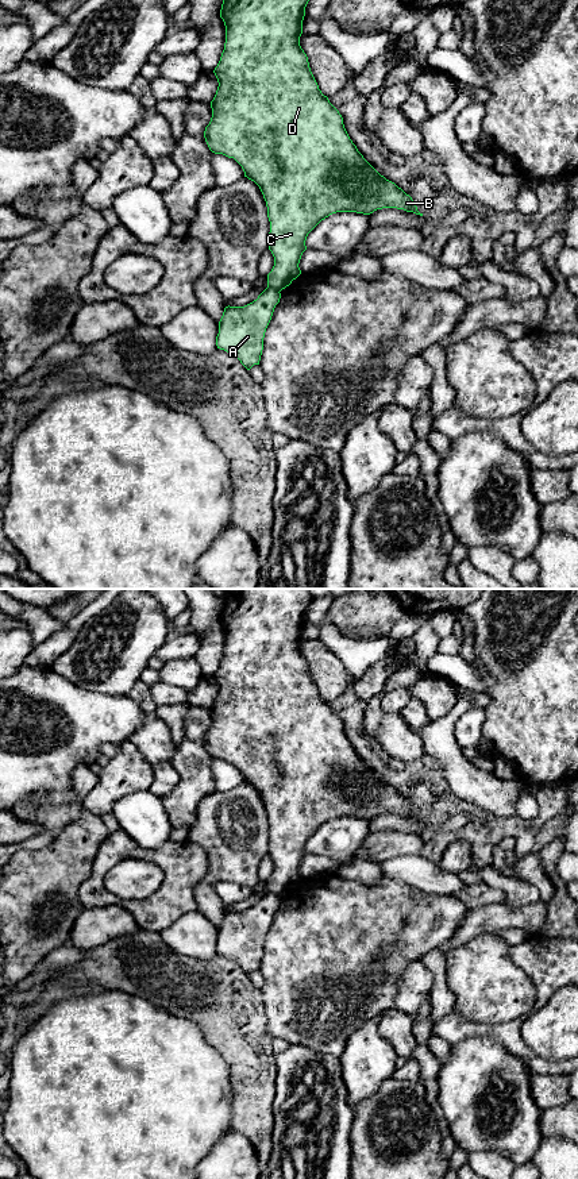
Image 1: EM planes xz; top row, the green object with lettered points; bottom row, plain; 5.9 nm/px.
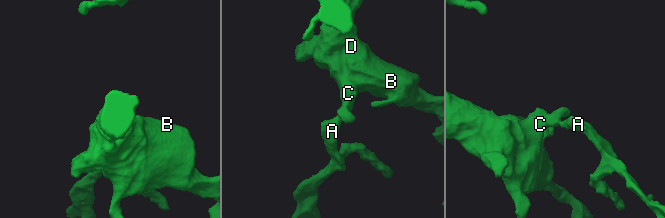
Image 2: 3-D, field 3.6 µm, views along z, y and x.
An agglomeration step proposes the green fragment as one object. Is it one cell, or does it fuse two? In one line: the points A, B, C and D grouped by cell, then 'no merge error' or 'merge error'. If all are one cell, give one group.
groups A / B C D; merge error

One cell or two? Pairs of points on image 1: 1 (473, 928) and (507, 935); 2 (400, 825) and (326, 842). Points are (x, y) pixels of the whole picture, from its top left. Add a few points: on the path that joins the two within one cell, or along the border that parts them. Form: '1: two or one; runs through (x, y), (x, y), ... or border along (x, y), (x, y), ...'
1: two; border along (496, 932), (504, 928), (520, 928), (530, 932)
2: two; border along (366, 820), (370, 831)

